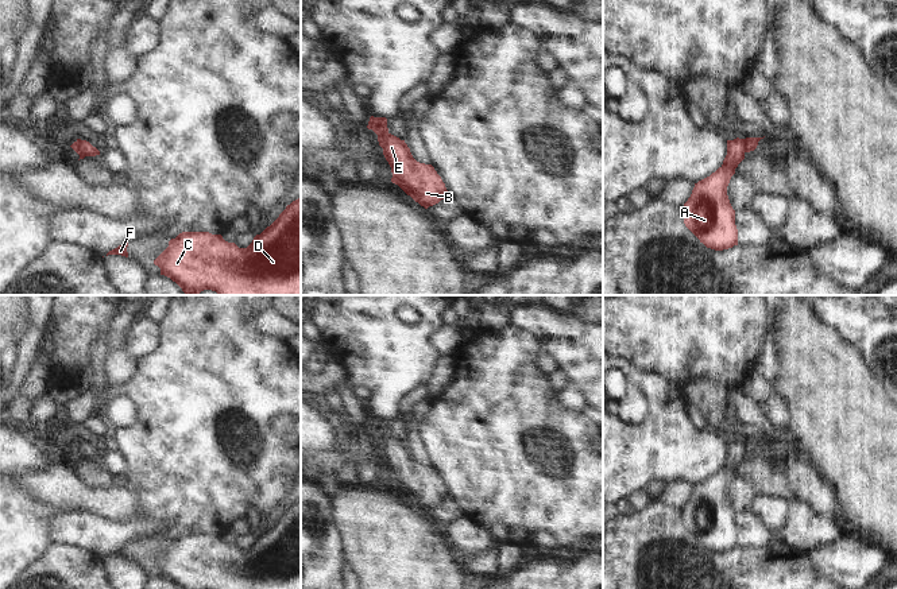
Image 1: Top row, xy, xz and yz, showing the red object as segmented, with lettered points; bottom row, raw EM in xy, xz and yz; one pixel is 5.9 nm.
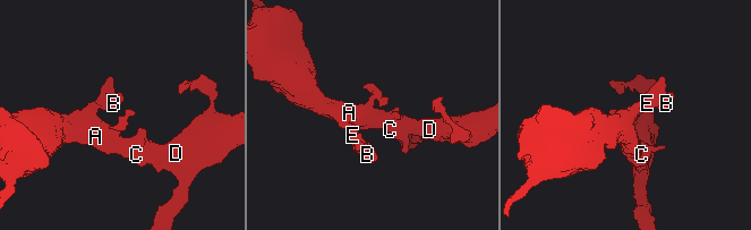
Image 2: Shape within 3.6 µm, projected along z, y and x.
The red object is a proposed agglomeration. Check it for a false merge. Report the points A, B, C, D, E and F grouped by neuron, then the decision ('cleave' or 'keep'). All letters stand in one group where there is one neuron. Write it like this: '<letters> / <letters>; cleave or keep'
A B C D E F; keep

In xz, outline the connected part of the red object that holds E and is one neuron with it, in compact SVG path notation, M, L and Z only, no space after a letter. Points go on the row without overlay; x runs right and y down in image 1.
M371 418L367 430L378 437L379 447L391 469L393 485L425 511L448 497L445 485L434 469L417 464L405 442L388 434L386 419Z

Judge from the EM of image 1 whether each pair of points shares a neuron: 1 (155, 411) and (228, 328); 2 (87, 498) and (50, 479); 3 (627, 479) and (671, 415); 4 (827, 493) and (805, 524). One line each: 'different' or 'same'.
1: same
2: same
3: same
4: different

